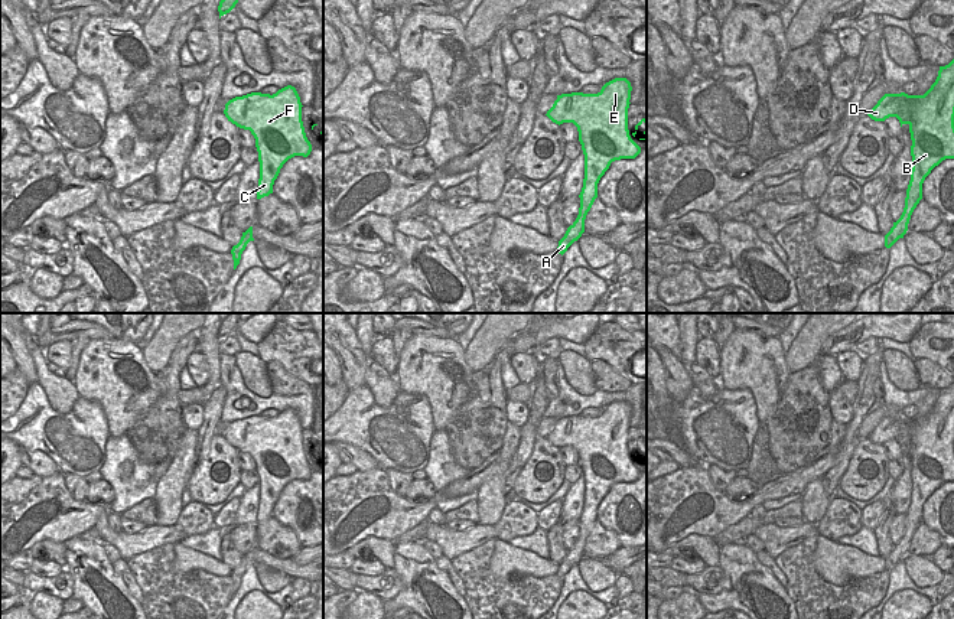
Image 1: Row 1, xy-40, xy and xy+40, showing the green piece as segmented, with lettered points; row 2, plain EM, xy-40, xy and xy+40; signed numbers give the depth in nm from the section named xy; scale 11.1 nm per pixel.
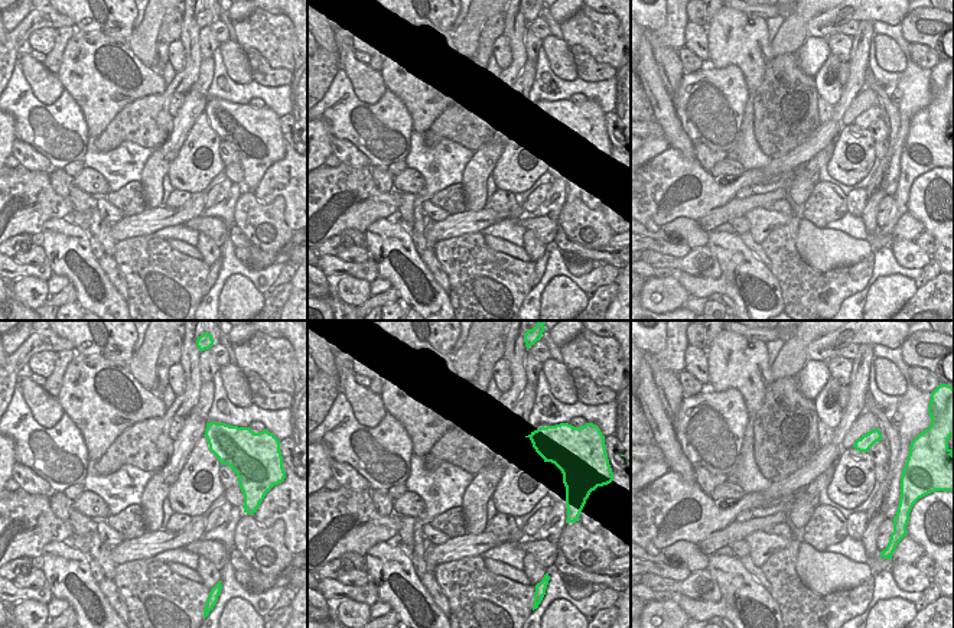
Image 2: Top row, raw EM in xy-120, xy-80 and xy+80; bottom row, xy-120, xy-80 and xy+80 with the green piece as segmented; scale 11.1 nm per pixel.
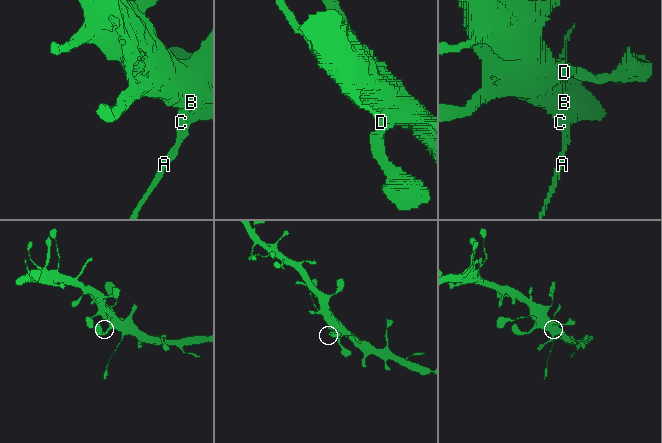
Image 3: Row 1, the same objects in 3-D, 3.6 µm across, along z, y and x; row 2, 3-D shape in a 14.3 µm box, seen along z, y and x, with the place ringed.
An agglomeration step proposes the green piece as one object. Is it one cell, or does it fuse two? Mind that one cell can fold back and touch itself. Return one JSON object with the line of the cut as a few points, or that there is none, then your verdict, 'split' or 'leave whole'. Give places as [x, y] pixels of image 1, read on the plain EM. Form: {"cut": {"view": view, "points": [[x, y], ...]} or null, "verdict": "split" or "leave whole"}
{"cut": {"view": "xy", "points": [[565, 557], [573, 564]]}, "verdict": "split"}

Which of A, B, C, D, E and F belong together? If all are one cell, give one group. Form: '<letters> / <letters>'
A / B C D E F

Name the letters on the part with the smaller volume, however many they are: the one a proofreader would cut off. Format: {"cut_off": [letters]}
{"cut_off": ["A"]}

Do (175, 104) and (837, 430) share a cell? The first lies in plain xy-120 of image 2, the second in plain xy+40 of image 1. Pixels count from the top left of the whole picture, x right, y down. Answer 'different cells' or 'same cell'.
different cells

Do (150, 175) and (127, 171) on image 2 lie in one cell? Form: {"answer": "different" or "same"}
{"answer": "different"}

